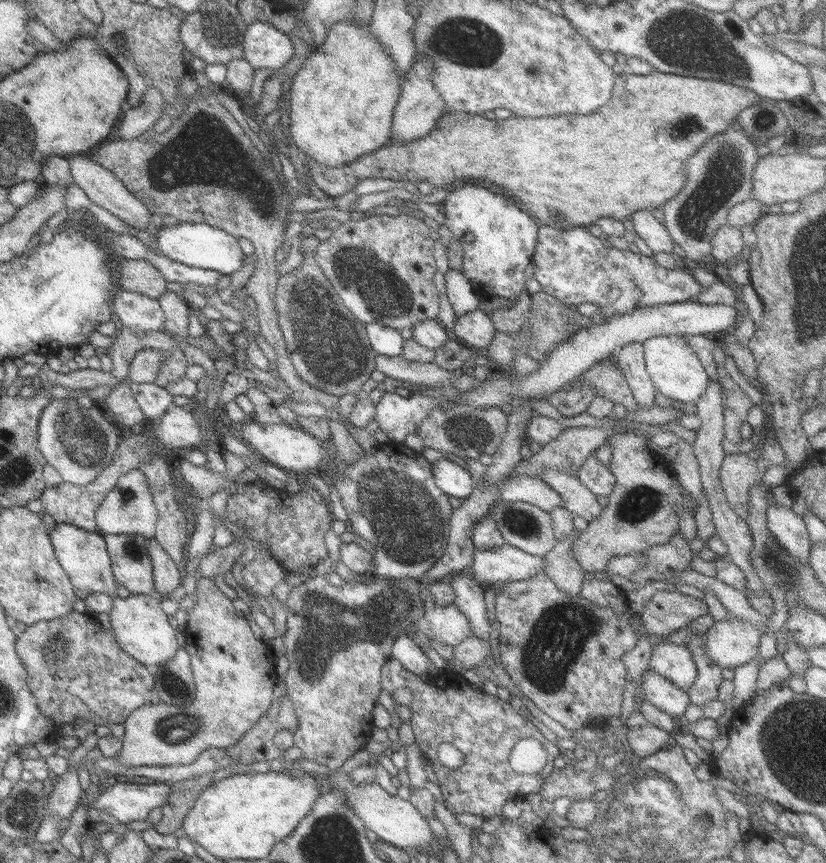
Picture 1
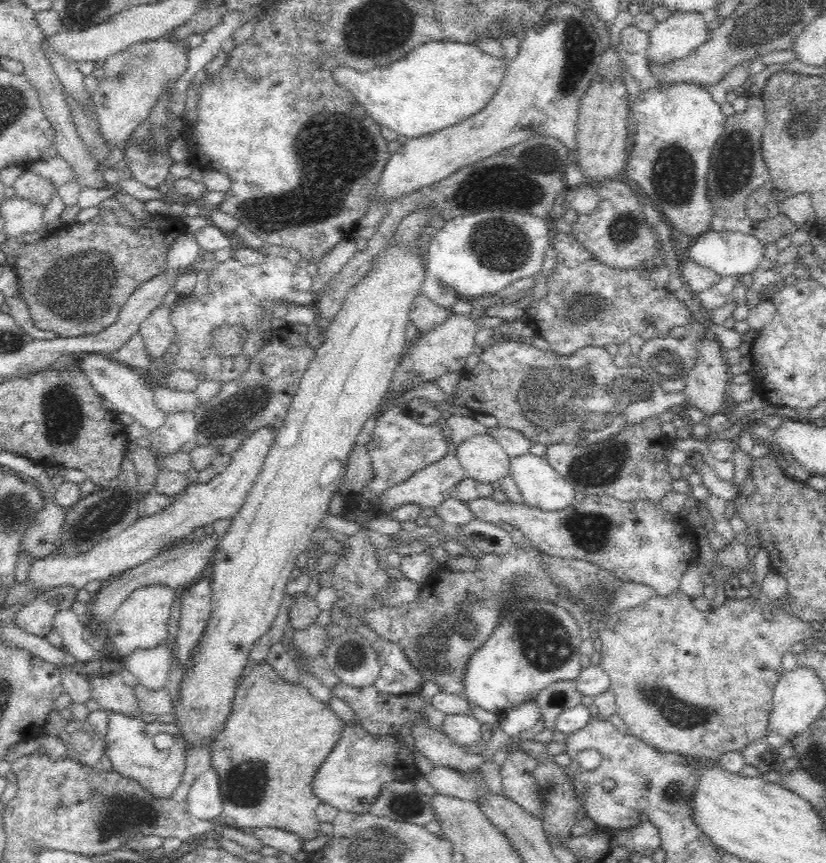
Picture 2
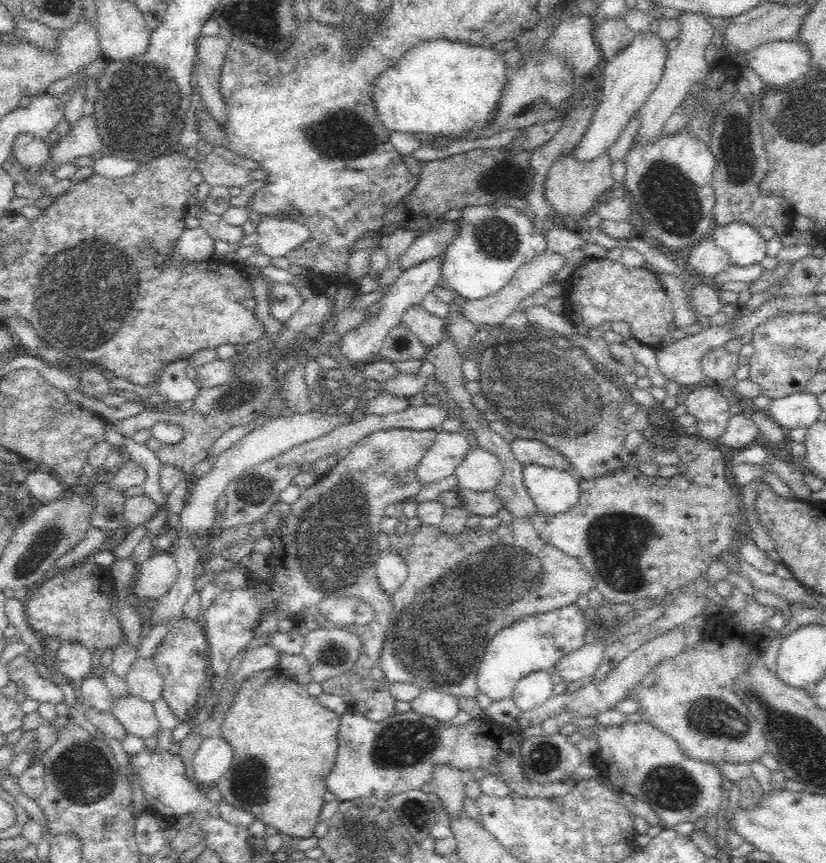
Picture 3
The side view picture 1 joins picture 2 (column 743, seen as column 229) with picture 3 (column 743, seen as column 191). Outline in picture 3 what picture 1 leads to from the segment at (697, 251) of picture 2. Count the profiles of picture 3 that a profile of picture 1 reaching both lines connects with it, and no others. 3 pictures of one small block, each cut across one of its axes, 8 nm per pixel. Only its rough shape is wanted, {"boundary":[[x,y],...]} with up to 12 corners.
{"boundary":[[738,221],[715,225],[709,236],[732,267],[758,265],[767,241]]}

